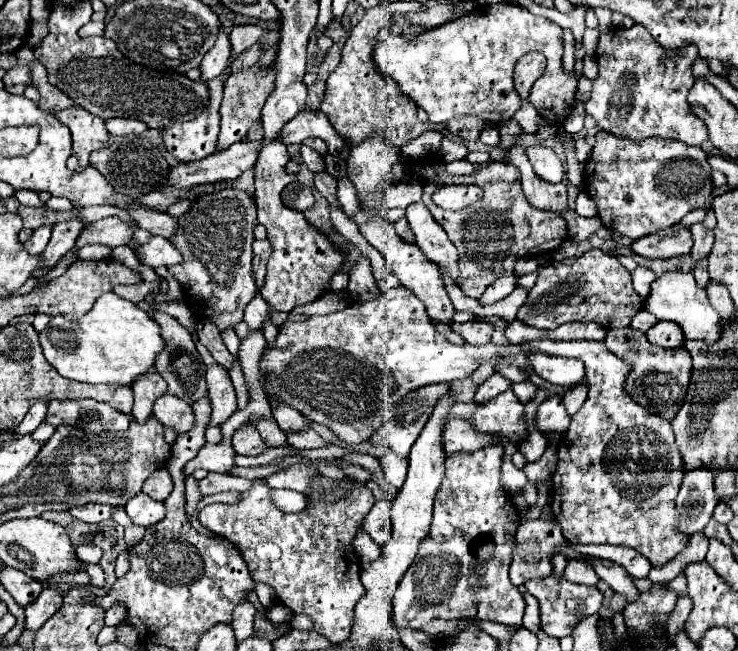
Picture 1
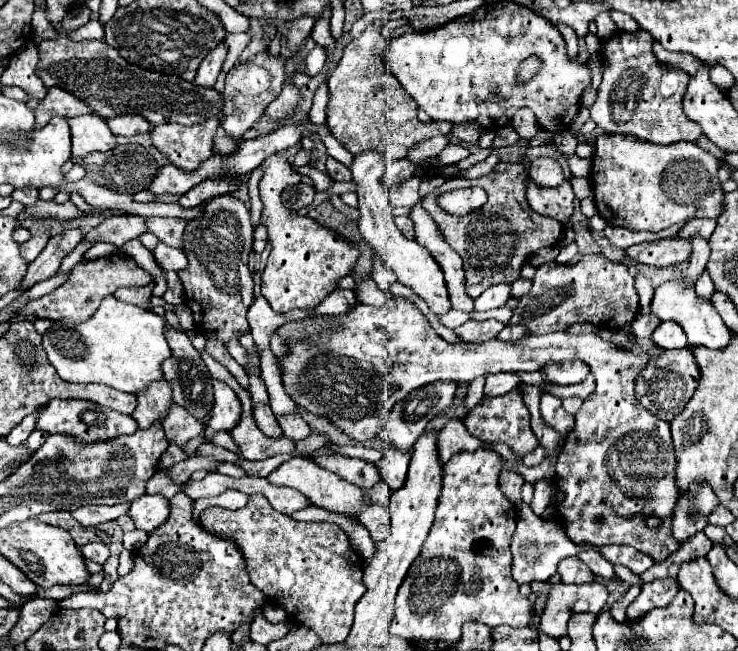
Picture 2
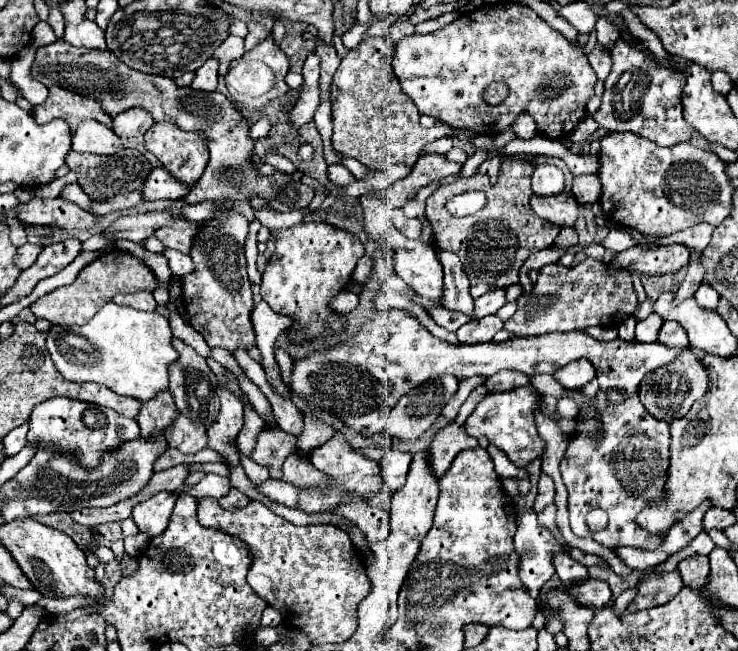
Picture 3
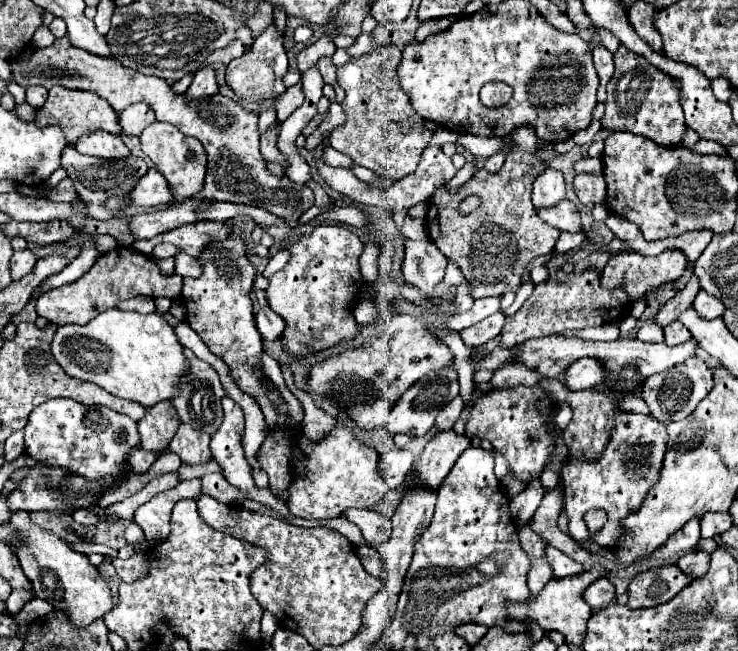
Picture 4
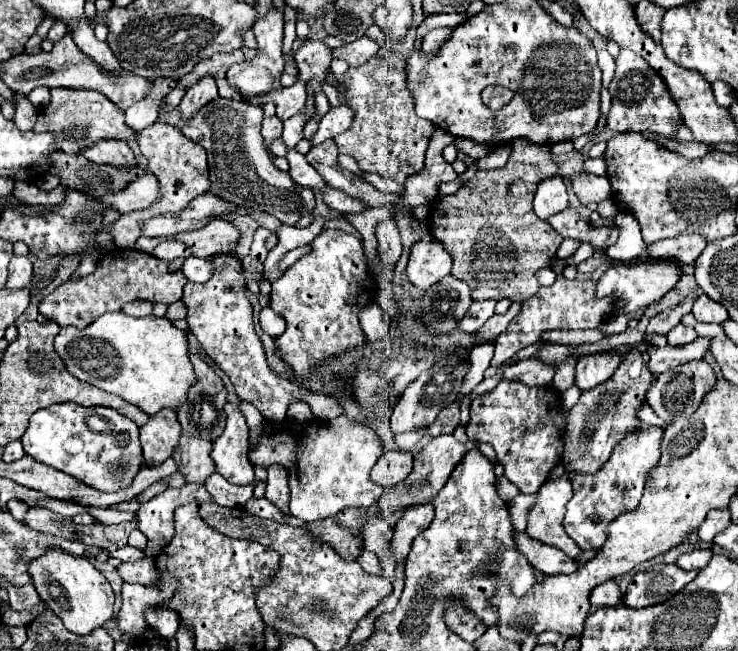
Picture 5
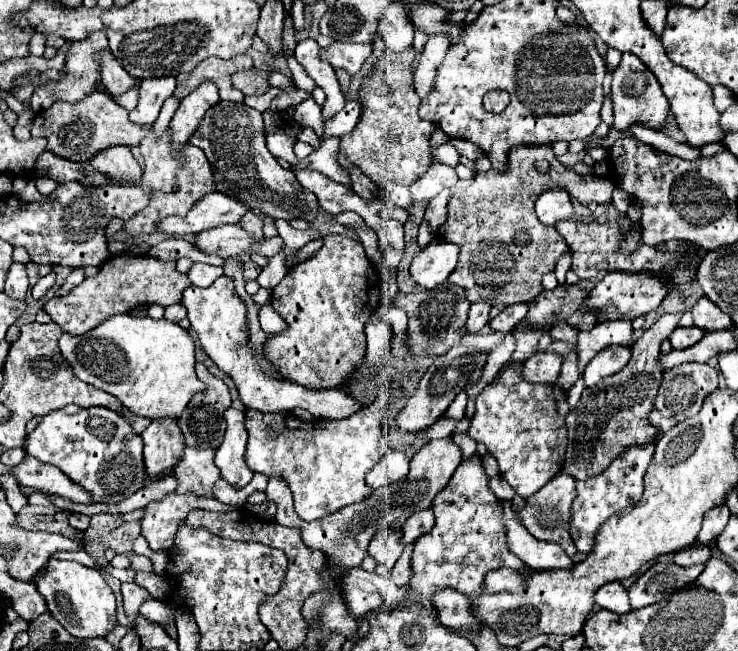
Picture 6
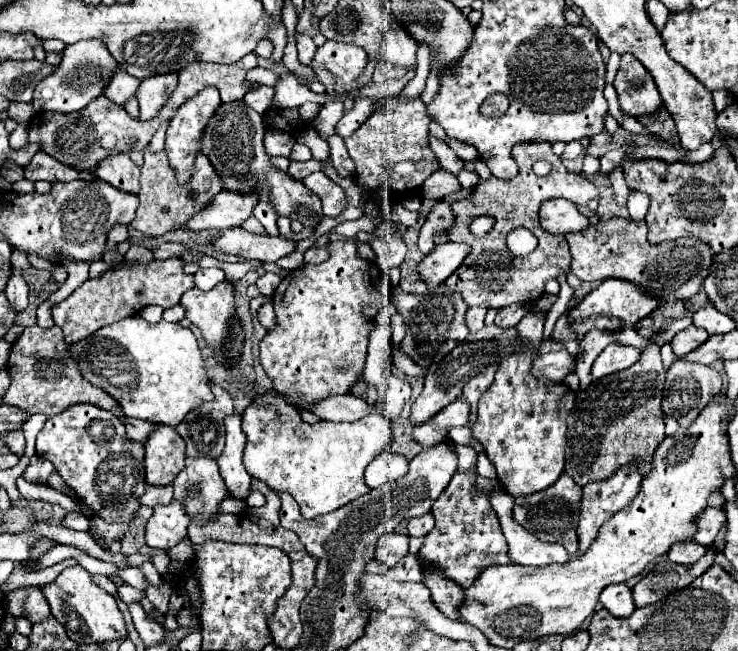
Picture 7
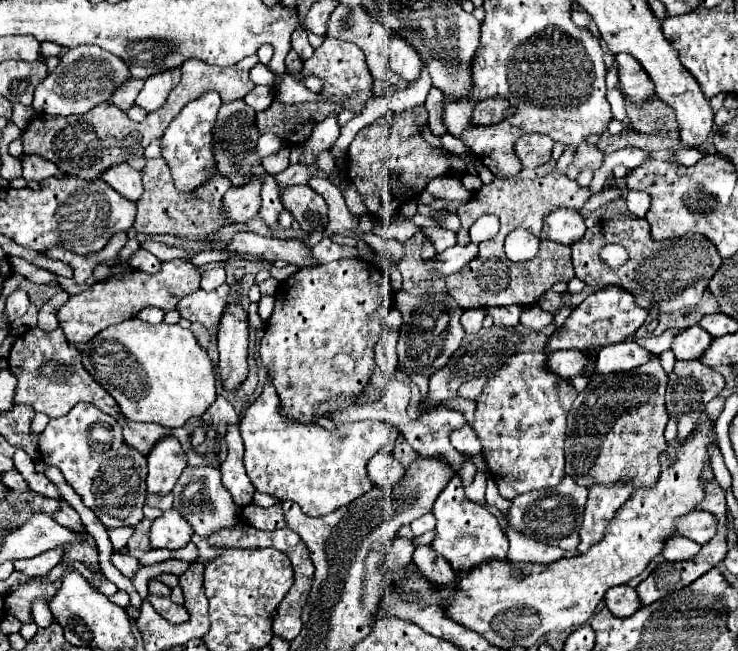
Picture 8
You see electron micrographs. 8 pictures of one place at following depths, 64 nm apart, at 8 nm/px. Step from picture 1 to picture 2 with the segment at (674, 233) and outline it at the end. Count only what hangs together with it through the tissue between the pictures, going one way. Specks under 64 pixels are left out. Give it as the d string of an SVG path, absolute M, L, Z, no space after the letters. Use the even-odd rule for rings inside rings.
M680 236L664 238L656 242L642 242L626 248L628 260L642 262L648 266L670 266L688 260L692 252L692 242Z

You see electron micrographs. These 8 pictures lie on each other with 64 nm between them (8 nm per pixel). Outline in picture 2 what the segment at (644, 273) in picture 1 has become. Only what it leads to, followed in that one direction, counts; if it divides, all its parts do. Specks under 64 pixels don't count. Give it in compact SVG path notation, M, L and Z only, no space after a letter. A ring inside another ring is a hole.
M642 272L636 274L636 290L640 296L640 314L648 314L650 312L650 300L654 294L654 286L652 286L650 278L646 278Z

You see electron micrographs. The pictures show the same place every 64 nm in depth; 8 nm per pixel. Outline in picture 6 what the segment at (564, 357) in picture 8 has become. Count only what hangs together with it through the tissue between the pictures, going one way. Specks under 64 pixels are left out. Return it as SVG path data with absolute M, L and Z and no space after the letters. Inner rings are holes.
M536 352L522 364L522 378L532 384L534 382L552 384L560 374L560 366L562 366L562 358L558 354Z

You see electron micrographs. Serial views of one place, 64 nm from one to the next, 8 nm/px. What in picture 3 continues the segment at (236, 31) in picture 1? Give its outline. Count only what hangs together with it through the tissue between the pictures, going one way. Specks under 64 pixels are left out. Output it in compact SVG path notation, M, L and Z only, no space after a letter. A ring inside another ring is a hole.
M228 36L220 48L214 50L214 56L220 60L220 76L224 76L228 72L228 66L232 60L240 58L242 56L242 46L244 46L244 38L238 38L238 36Z

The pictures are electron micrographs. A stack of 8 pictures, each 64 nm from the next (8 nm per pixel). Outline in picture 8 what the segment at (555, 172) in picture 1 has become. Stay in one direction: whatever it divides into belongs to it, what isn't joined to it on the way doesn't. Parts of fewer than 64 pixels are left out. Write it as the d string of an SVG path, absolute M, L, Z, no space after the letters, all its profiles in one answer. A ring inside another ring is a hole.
M556 208L556 210L552 210L544 218L542 234L548 240L572 244L572 240L578 240L580 236L584 236L584 232L586 232L584 218L582 218L582 214L578 210L572 210L572 208Z

